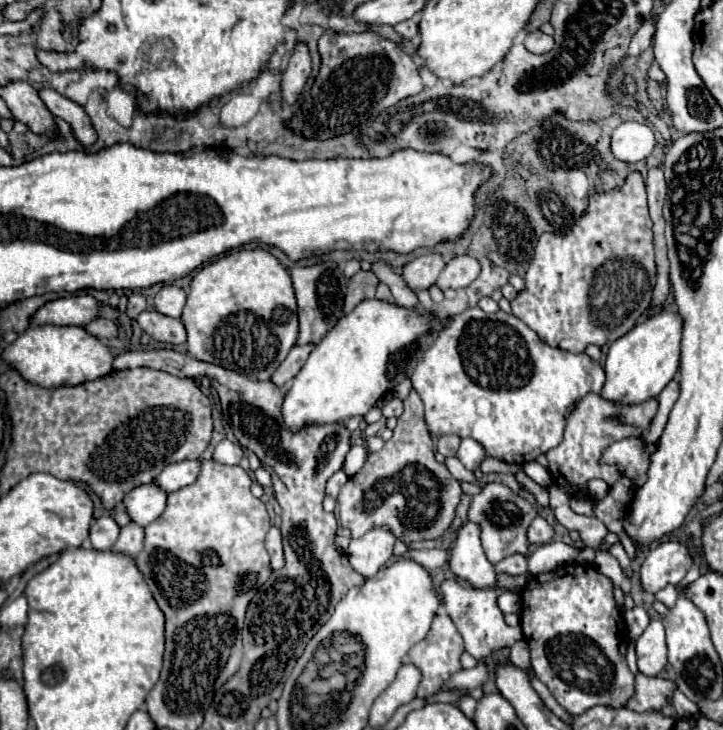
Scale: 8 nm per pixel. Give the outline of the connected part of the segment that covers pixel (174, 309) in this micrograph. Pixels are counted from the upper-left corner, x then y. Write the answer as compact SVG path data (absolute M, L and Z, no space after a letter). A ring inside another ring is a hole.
M164 285L160 293L154 297L156 309L168 317L180 317L184 303L186 303L186 293L174 285Z

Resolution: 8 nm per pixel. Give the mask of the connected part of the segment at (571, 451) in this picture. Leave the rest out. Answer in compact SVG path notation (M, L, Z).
M590 393L576 401L574 409L566 417L564 435L558 447L550 449L546 453L548 457L548 471L552 475L552 481L558 485L578 485L578 497L588 497L586 493L586 481L592 477L604 479L608 485L616 483L620 479L618 469L614 465L598 465L598 457L606 445L612 445L614 441L620 441L622 437L640 437L644 431L648 431L654 415L658 409L658 401L650 399L646 405L614 405L612 401L602 401L596 393Z

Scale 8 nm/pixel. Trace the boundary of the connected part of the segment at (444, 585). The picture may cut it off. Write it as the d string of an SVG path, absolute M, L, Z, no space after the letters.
M452 577L452 579L444 579L436 591L442 597L442 605L444 605L446 613L448 613L448 617L458 627L458 631L460 631L460 635L464 639L466 651L476 661L486 661L492 653L496 653L500 649L508 649L516 641L524 637L521 627L518 630L506 625L504 615L502 615L502 611L496 605L496 597L502 593L502 589L498 589L498 587L474 589L468 583L462 583L460 579Z

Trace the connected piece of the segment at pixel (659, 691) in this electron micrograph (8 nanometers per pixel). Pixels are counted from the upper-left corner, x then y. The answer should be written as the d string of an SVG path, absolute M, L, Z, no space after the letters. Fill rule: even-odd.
M638 673L634 677L634 695L628 699L628 709L644 713L650 709L662 709L662 705L672 699L674 681L660 679L660 677L646 677Z

